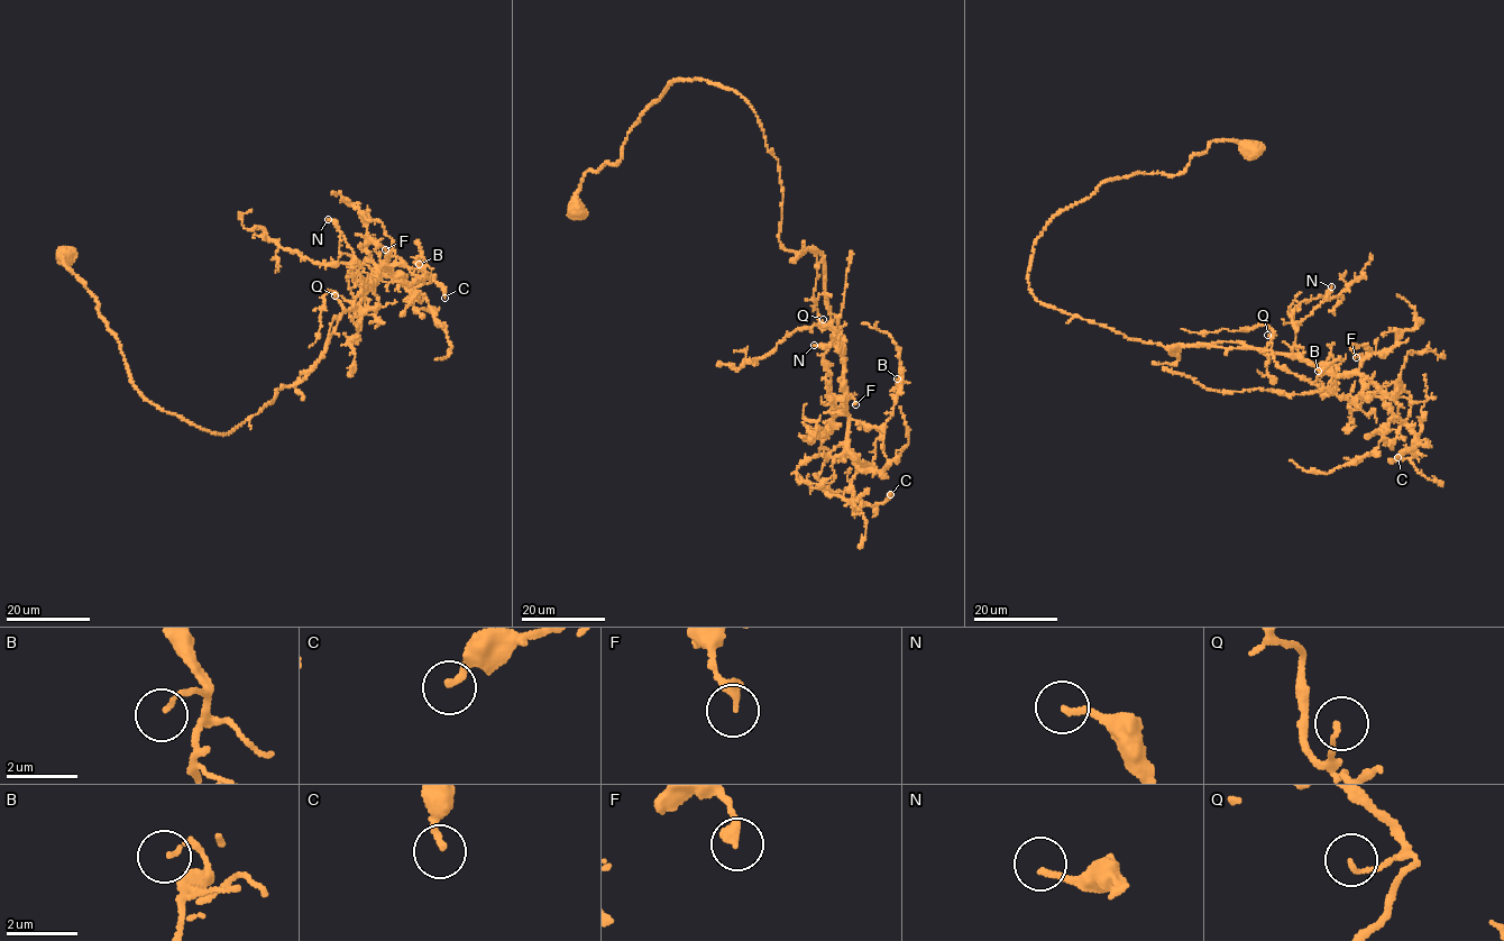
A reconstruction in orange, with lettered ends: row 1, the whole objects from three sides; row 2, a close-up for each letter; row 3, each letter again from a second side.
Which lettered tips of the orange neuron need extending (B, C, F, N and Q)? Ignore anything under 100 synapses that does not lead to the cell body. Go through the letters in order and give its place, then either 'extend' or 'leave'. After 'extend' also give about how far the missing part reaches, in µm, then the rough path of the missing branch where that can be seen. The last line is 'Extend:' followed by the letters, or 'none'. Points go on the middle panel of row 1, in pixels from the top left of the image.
B: at (897, 378); leave
C: at (890, 494); leave
F: at (855, 404); leave
N: at (814, 345); leave
Q: at (823, 319); leave
Extend: none

